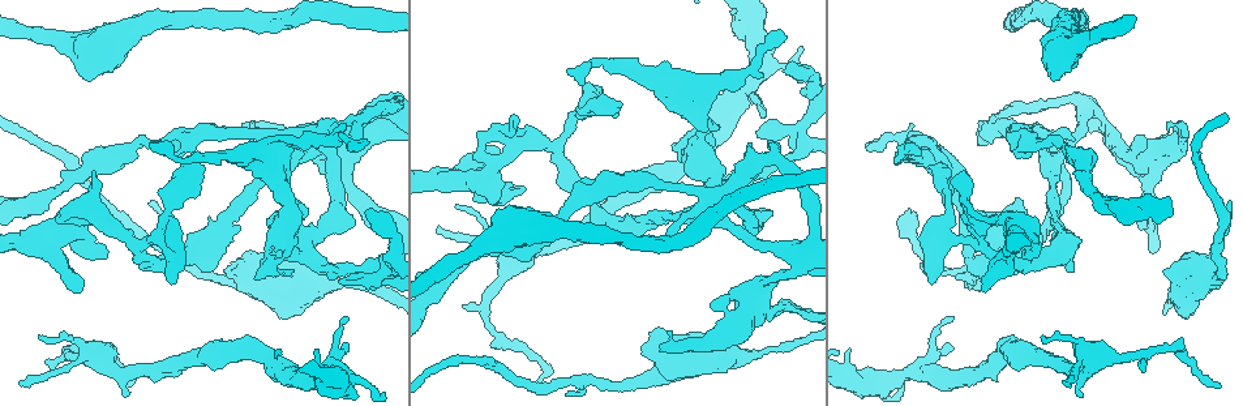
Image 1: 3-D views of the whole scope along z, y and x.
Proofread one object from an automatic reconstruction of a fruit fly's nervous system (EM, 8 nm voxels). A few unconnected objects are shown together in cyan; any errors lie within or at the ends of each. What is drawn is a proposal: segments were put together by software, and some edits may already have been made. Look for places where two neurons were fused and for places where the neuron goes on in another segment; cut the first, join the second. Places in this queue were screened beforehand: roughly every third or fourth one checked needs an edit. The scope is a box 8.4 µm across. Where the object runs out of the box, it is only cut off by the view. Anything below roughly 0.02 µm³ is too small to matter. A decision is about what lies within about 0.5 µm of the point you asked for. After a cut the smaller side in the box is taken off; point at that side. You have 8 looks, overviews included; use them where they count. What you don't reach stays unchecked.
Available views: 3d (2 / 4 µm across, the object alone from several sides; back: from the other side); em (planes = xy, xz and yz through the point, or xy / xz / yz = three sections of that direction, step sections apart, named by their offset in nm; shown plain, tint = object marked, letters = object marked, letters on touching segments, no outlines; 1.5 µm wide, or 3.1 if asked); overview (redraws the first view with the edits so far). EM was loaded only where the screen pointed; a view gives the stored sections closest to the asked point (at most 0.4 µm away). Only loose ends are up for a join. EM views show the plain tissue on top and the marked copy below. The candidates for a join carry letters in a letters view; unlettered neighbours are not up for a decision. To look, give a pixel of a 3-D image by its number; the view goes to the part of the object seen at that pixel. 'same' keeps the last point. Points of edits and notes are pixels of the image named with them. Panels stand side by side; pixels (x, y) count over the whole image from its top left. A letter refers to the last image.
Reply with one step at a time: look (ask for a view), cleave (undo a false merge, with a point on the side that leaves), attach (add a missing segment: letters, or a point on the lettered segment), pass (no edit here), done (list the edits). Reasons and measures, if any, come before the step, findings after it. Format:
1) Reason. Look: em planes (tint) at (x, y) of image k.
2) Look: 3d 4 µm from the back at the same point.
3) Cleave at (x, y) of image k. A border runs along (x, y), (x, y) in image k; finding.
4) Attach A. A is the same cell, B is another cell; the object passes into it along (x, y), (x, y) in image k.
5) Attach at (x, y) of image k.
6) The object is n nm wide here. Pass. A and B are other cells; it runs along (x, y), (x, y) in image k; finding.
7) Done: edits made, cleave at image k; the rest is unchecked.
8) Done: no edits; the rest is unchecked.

Thick turns thin. Look: em xz step 8 (letters) at (1210, 280) of image 1.

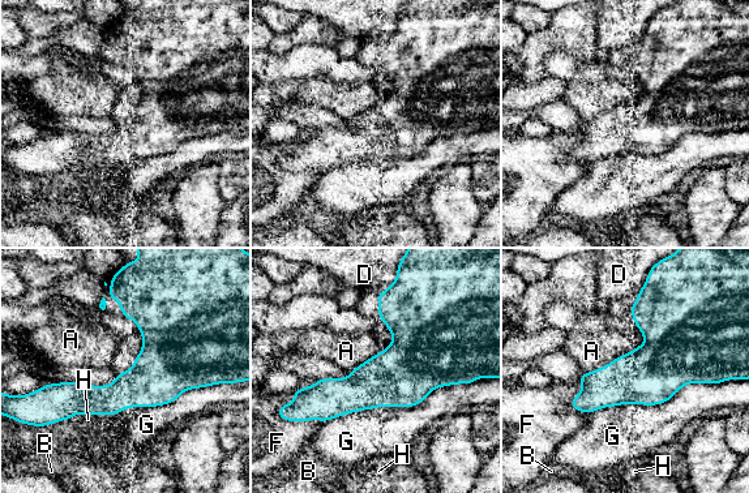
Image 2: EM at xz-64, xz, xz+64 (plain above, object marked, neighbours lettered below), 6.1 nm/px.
The object is 360 nm wide here. Pass. A, B, D, F, G and H are other cells; a border runs along (637, 346), (616, 356), (608, 364) in image 2; all the same neuron.

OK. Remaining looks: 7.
Look: em 3.1 µm planes (letters) at (963, 211) of image 1.

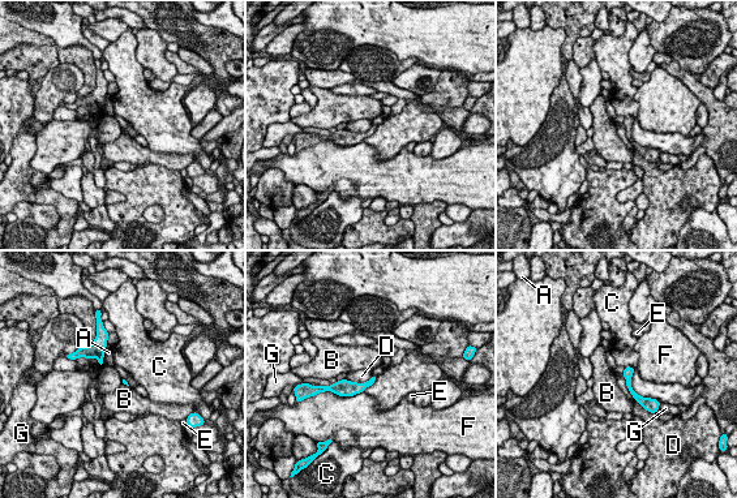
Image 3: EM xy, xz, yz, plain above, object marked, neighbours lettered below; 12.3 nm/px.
Pass. A, B, C, D, E, F and G are other cells; it runs along (626, 370), (630, 390), (646, 404) in image 3; no lettered segment goes on from it.

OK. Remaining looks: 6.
Calibre changes. Look: em xy step 8 (tint) at (910, 156) of image 1.

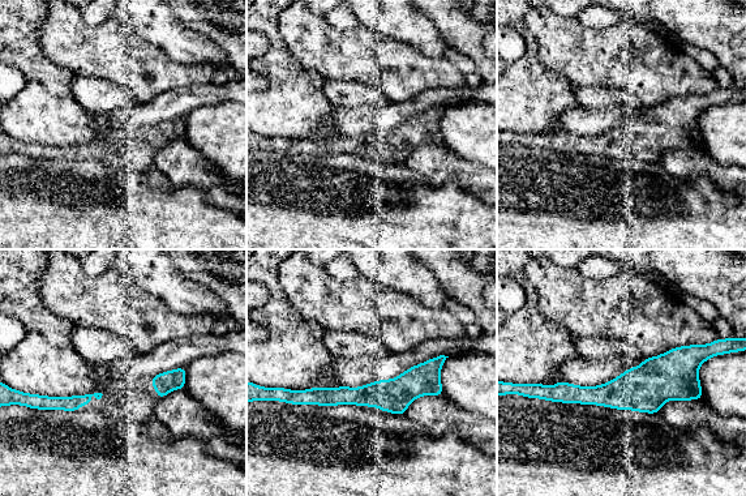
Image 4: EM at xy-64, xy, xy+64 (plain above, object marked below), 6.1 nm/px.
Look: em planes (letters) at the same point.

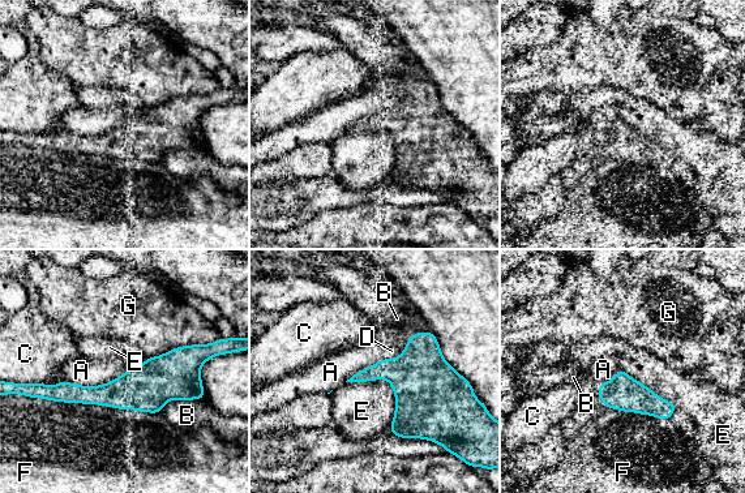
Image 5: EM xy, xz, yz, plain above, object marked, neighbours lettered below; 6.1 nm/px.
The longest contact is with F, 1000 nm. Pass. A, B, C, D, E, F and G are other cells; one neuron here.

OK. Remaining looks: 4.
Done: no edits; the rest is unchecked.

